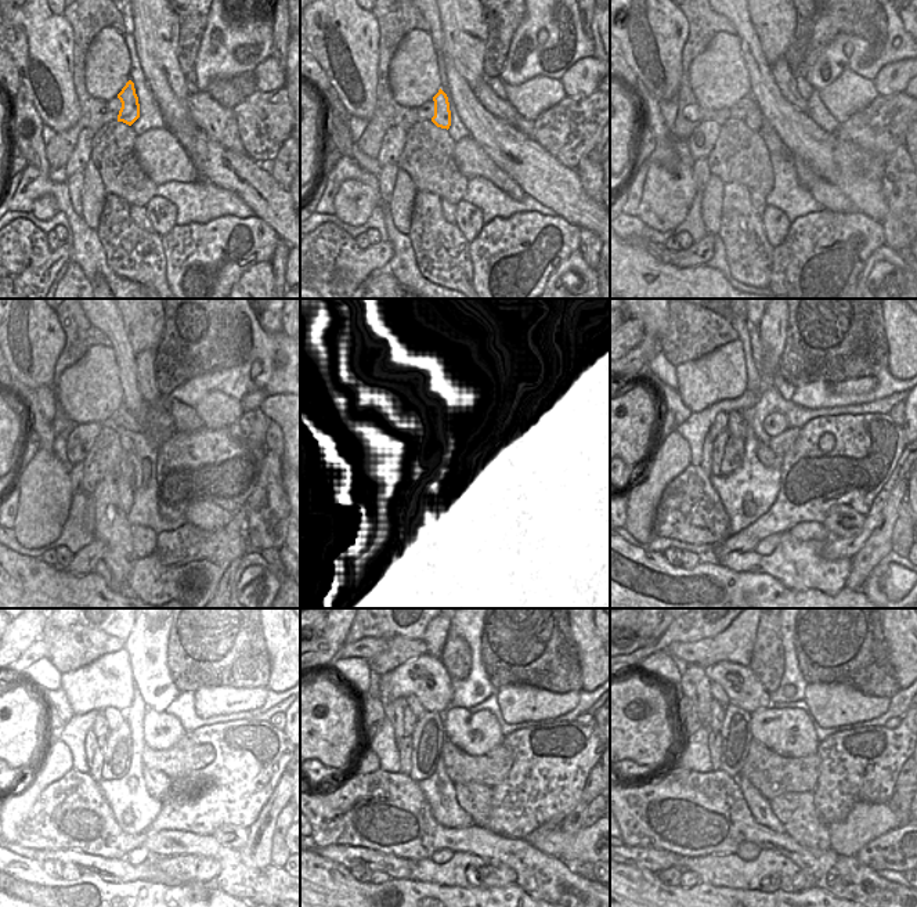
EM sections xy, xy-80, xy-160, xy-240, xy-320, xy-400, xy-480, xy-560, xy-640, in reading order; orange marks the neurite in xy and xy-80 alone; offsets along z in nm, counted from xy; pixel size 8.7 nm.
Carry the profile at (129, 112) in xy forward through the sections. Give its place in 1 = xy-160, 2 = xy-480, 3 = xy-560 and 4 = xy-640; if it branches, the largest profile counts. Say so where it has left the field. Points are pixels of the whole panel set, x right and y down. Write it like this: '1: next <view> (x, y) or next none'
1: next xy-160 (754, 119)
2: next xy-480 (156, 783)
3: next xy-560 (476, 799)
4: next xy-640 (795, 810)

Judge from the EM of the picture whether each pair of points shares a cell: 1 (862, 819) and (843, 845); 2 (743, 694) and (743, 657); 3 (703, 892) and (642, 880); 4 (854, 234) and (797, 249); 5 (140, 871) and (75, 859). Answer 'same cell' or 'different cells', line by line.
1: same cell
2: different cells
3: same cell
4: same cell
5: same cell

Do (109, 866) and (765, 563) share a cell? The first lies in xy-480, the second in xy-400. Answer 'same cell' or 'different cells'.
same cell

